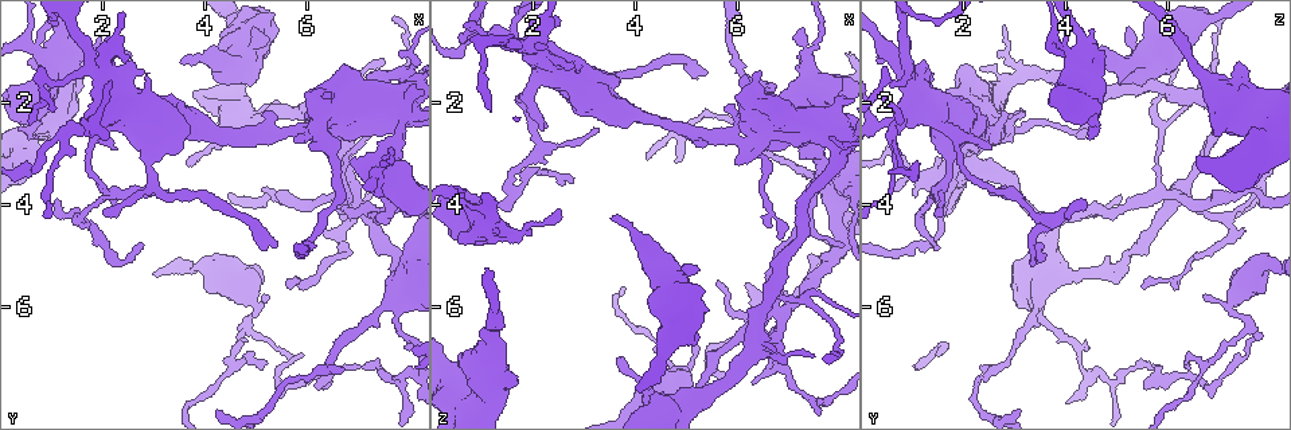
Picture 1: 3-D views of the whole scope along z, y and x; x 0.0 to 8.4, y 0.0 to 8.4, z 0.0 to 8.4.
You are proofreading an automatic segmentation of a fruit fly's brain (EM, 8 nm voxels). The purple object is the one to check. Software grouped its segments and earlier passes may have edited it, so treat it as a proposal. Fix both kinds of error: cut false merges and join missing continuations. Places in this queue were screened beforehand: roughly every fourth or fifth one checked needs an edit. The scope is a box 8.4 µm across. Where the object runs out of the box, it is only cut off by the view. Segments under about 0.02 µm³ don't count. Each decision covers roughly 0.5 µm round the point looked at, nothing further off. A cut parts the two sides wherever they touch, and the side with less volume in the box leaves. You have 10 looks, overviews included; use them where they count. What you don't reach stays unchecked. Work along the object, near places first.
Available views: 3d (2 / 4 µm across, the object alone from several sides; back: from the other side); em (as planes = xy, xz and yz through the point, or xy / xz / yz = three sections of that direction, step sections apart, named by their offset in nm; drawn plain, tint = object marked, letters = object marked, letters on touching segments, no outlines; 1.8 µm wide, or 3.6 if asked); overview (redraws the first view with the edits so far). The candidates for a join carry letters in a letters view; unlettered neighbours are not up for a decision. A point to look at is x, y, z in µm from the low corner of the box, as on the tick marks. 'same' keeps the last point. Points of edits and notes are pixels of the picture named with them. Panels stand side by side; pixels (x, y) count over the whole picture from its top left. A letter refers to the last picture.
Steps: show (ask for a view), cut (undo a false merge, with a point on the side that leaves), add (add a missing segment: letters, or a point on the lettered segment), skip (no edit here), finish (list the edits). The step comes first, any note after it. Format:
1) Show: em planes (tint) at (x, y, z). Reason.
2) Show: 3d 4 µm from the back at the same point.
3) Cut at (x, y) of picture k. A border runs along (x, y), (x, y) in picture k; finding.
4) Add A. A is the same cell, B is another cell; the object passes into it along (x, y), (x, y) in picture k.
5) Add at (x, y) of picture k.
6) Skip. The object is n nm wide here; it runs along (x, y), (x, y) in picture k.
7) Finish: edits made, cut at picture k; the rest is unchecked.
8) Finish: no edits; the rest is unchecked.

Show: 3d 2 µm at (6.20, 7.50, 5.50). Free end.

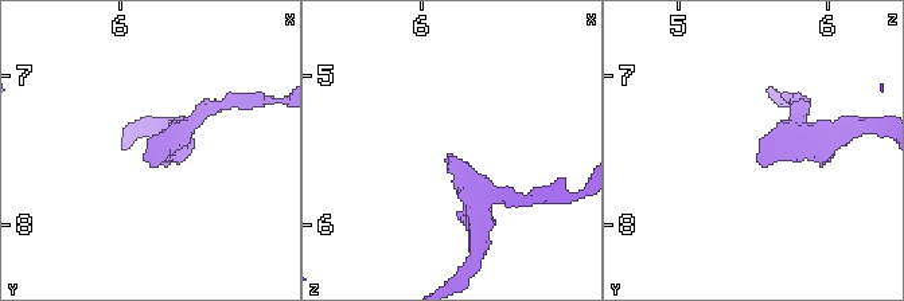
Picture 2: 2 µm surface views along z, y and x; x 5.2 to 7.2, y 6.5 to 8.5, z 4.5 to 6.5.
Show: em xy step 4 (letters) at (6.16, 7.48, 5.52). Shape alone is not enough.

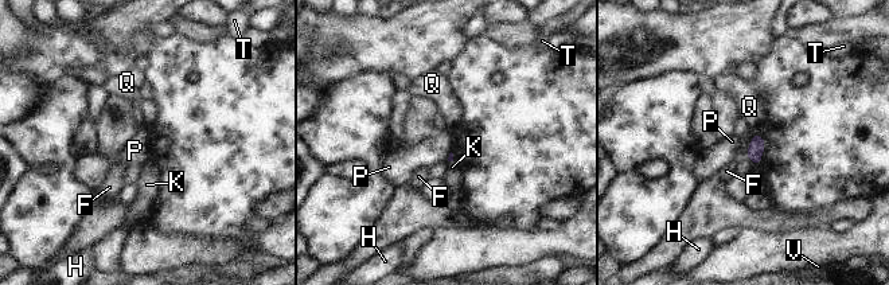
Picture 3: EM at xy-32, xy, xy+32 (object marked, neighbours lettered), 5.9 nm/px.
Skip. F, H, K, P, Q, T and V are other cells; a border runs along (752, 133), (749, 147), (744, 155) in picture 3; none of them fits.

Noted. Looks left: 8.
Show: 3d 2 µm at (3.55, 1.25, 4.20). Branch stops here.

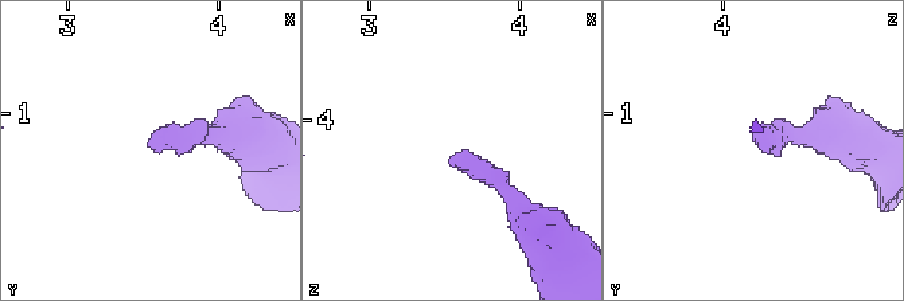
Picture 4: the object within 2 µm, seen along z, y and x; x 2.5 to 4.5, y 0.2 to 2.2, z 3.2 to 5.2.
Show: em 3.6 µm planes (letters) at (3.52, 1.24, 4.24).

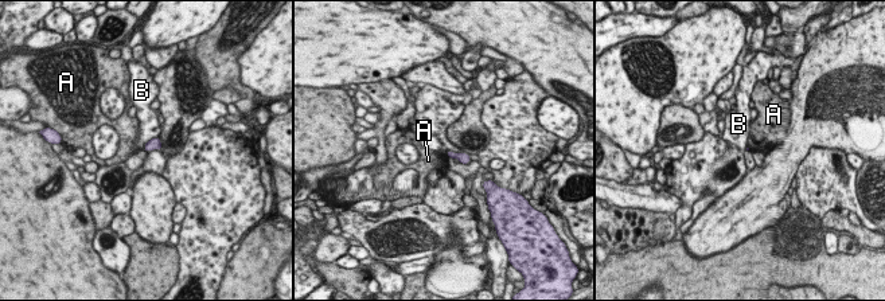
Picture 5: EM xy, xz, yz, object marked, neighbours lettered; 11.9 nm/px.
Skip. A and B are other cells; no lettered segment goes on from it.

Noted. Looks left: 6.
Show: em planes (letters) at (1.95, 1.35, 0.95). Four-way junction.

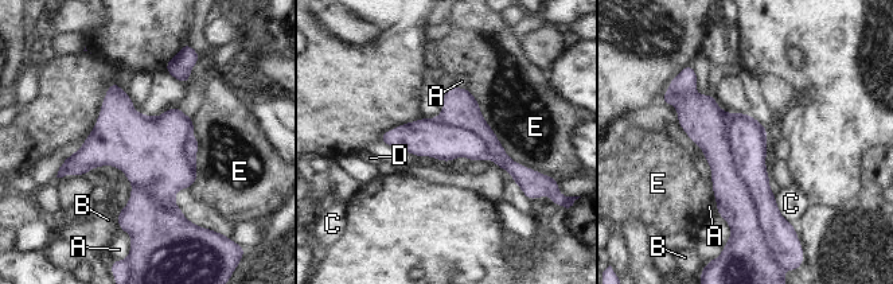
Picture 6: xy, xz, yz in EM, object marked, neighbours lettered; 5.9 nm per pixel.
Cut at (748, 136) of picture 6. The object is 320 nm wide here; the longest contact is with E, 650 nm; A, B, C, D and E are other cells; a second neuron is stuck on.

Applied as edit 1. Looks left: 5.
Finish: edits made, cut at picture 6; the rest is unchecked.

